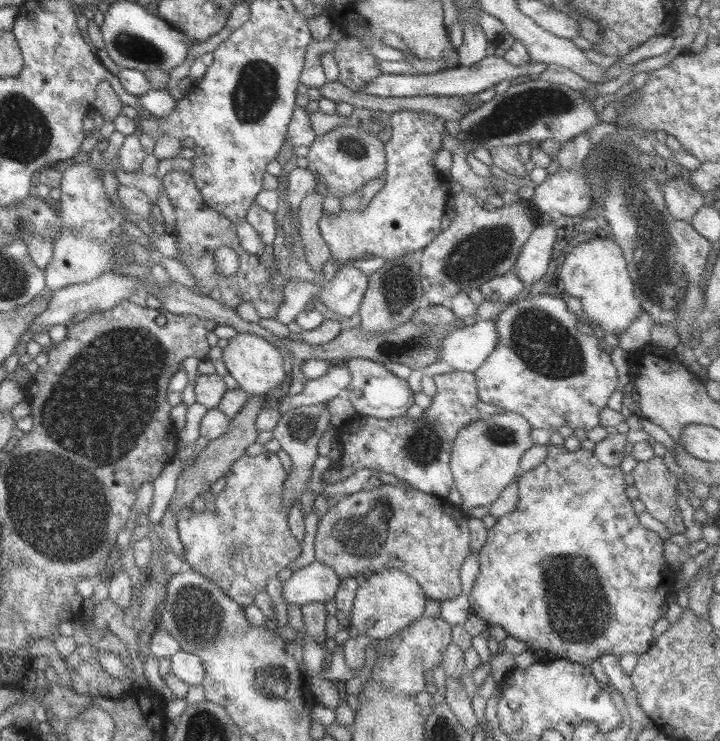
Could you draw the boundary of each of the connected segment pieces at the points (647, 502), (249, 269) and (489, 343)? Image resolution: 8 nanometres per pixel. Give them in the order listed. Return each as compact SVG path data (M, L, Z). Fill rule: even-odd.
M653 456L651 459L643 462L637 462L635 468L630 473L633 478L633 488L639 493L638 499L645 506L645 512L650 514L655 520L664 524L671 534L683 533L685 526L681 520L681 514L677 510L675 485L678 479L675 475L669 473L661 457Z
M181 171L167 172L162 176L161 184L167 194L169 204L175 216L175 230L173 232L179 258L185 268L195 279L195 292L207 296L225 306L235 310L239 303L247 302L256 309L258 318L273 319L276 307L283 301L283 286L272 289L269 284L270 270L259 262L255 255L247 254L241 249L236 237L235 225L225 216L217 214L209 208L199 196L195 182L188 173ZM221 246L231 248L237 255L237 271L230 277L225 277L215 271L213 252Z
M490 320L463 325L440 341L434 362L446 364L452 371L472 373L493 351L496 339L497 334Z

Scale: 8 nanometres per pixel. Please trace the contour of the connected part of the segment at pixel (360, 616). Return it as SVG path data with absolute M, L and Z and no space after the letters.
M384 568L370 575L361 586L357 586L349 612L349 626L355 628L359 636L366 636L371 641L382 640L417 620L423 614L426 600L419 584L408 574Z

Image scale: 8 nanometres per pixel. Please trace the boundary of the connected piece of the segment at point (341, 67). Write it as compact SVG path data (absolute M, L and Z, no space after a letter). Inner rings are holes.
M344 35L337 41L330 41L328 37L319 41L311 40L306 50L319 53L331 52L339 72L336 81L351 90L361 90L363 84L381 74L378 61L371 51L367 51L363 43L359 43L353 37Z

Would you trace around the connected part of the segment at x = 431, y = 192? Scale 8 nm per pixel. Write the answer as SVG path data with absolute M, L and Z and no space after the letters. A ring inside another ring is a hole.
M401 110L399 112L390 113L389 121L390 137L387 142L384 142L385 180L383 186L373 195L365 207L359 207L359 209L355 211L345 211L345 209L341 208L339 209L337 215L335 215L335 213L329 214L322 212L317 222L317 229L322 236L323 242L325 242L327 248L329 248L329 258L332 258L337 265L345 264L347 261L352 261L353 259L361 259L363 258L363 254L372 254L377 257L381 257L385 261L407 253L418 254L425 248L425 246L427 246L427 244L429 244L429 242L431 242L431 239L433 239L433 237L439 233L440 219L446 214L445 201L447 201L447 197L450 196L448 186L449 179L442 177L442 175L437 172L433 166L435 154L442 148L442 136L447 134L442 125L444 121L437 119L435 116L426 114L425 112L413 112L411 110Z

